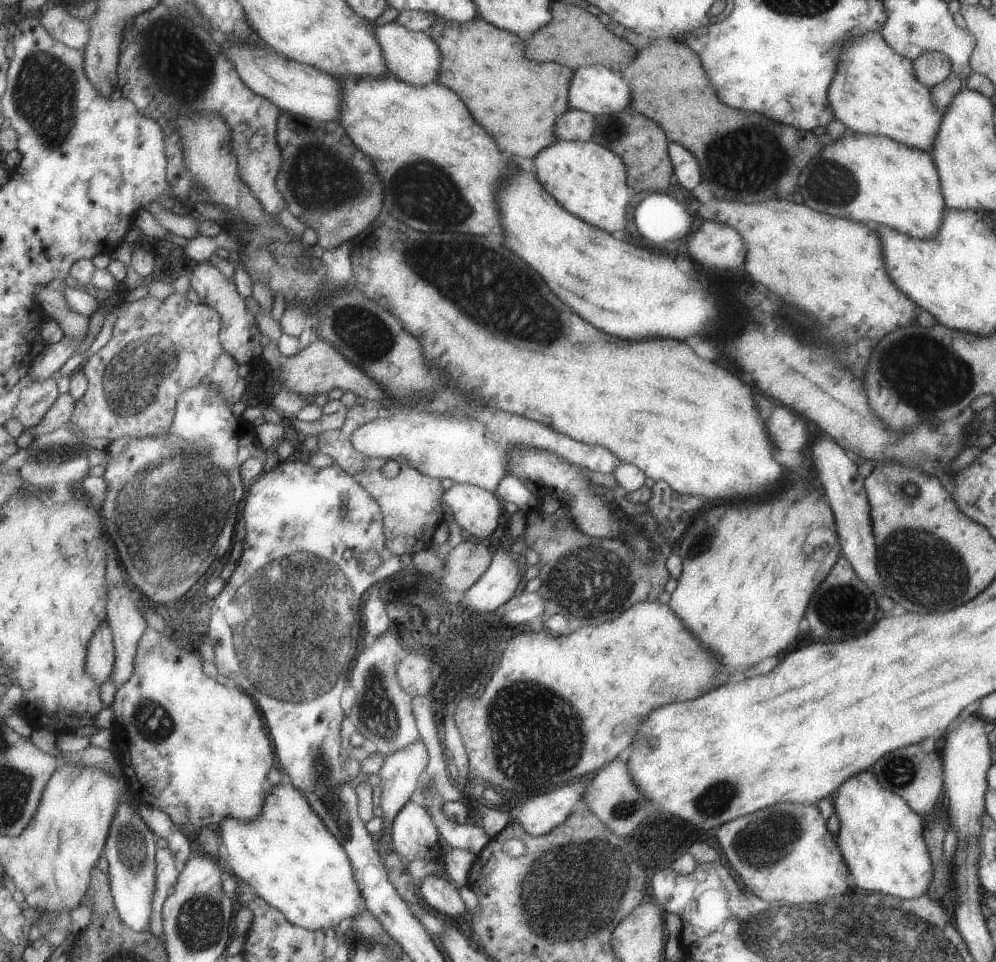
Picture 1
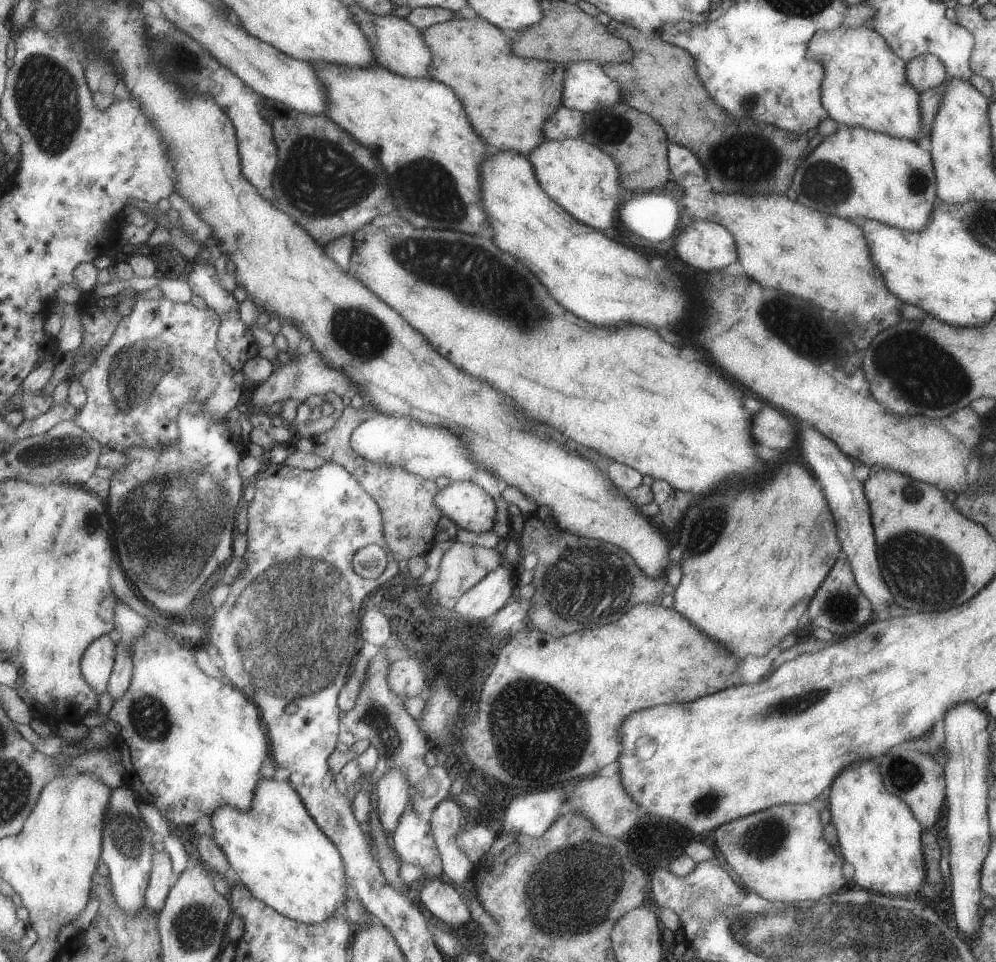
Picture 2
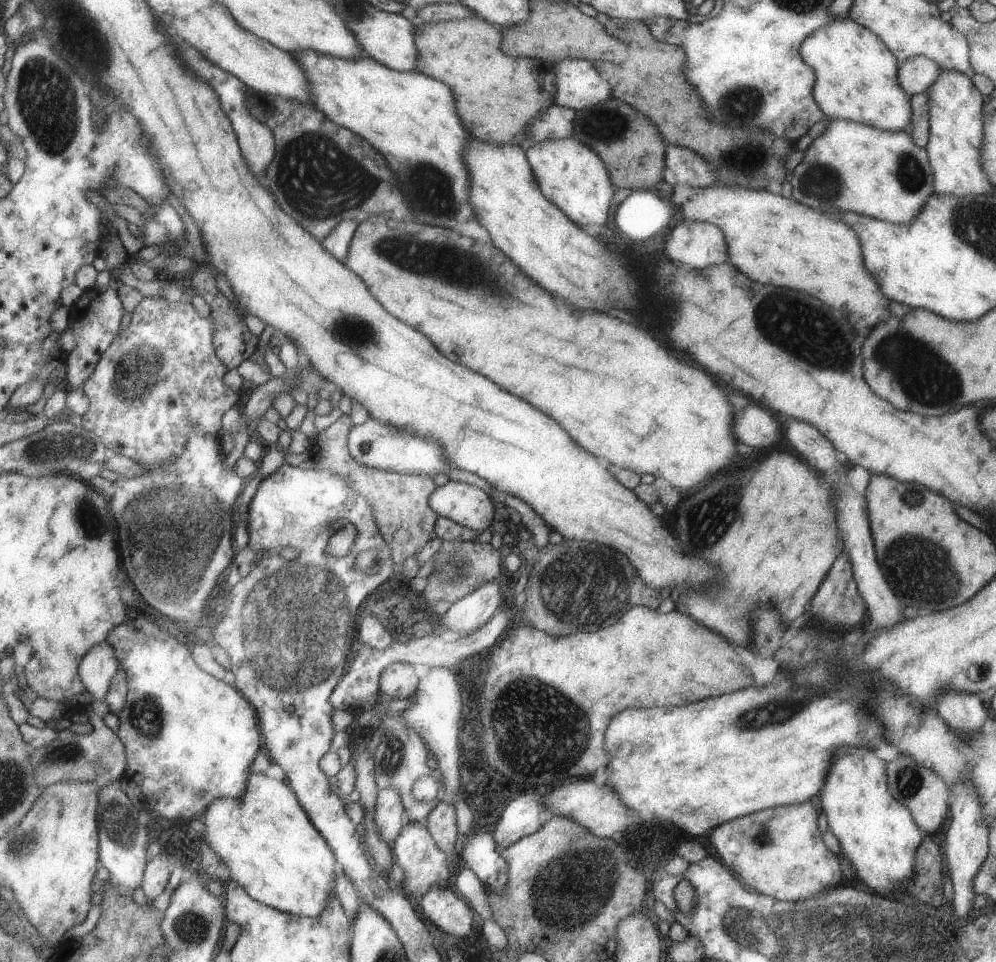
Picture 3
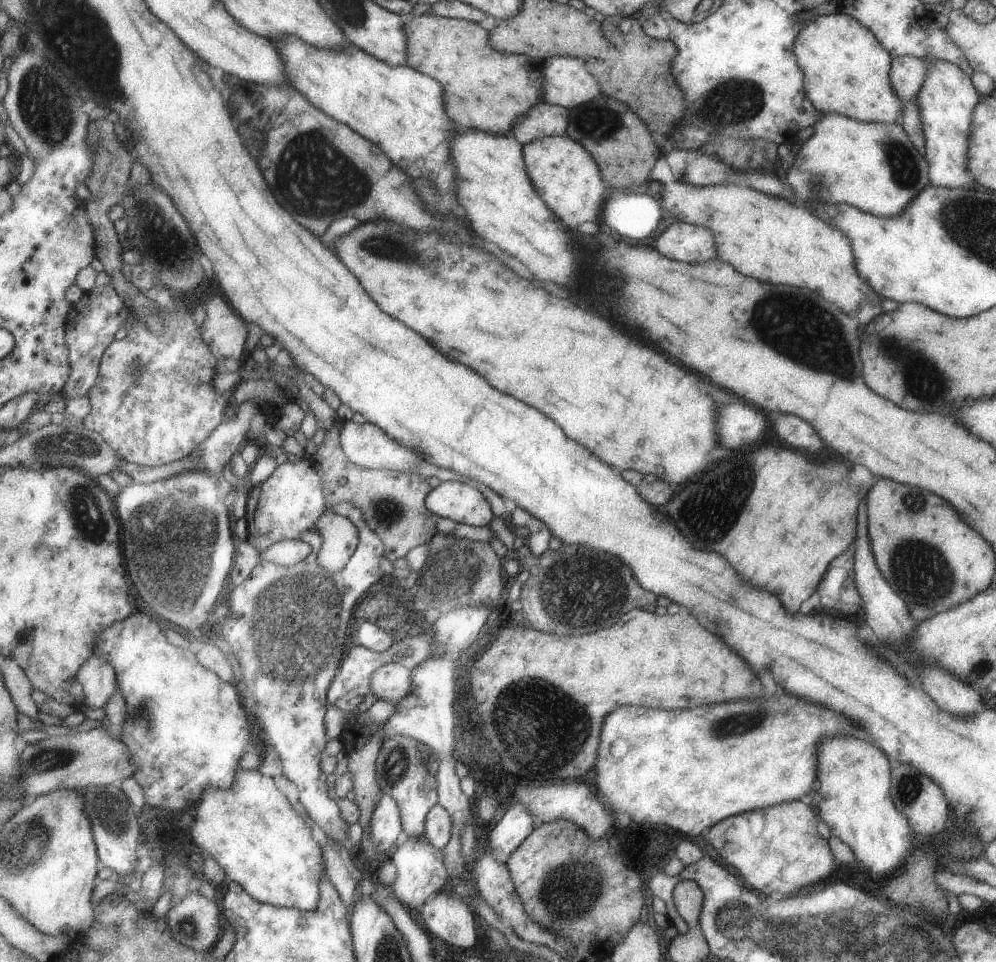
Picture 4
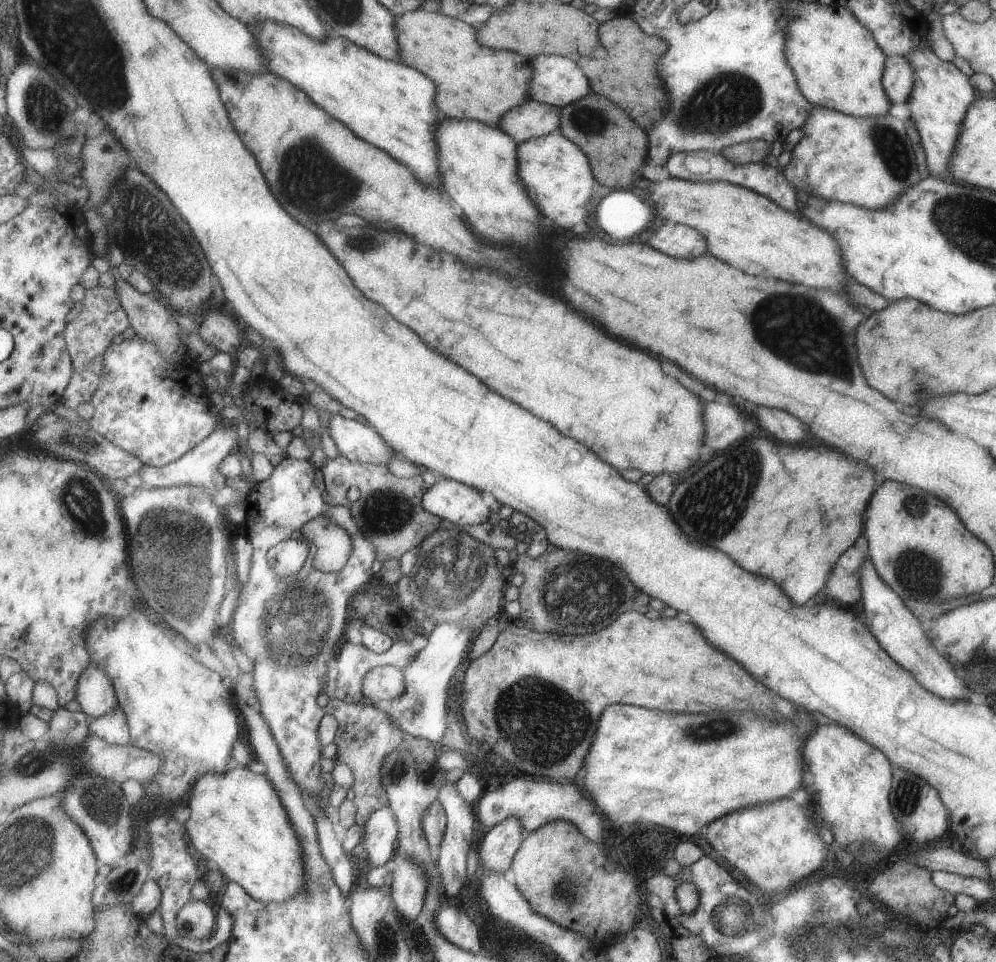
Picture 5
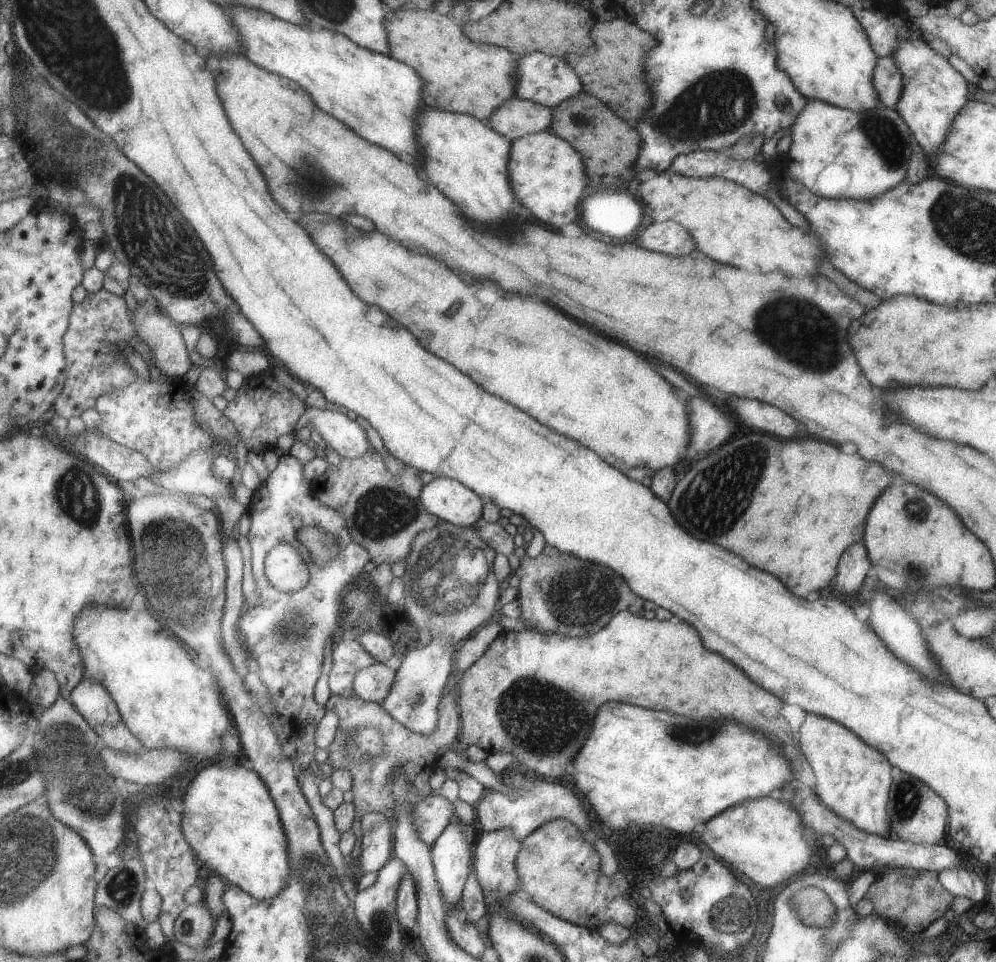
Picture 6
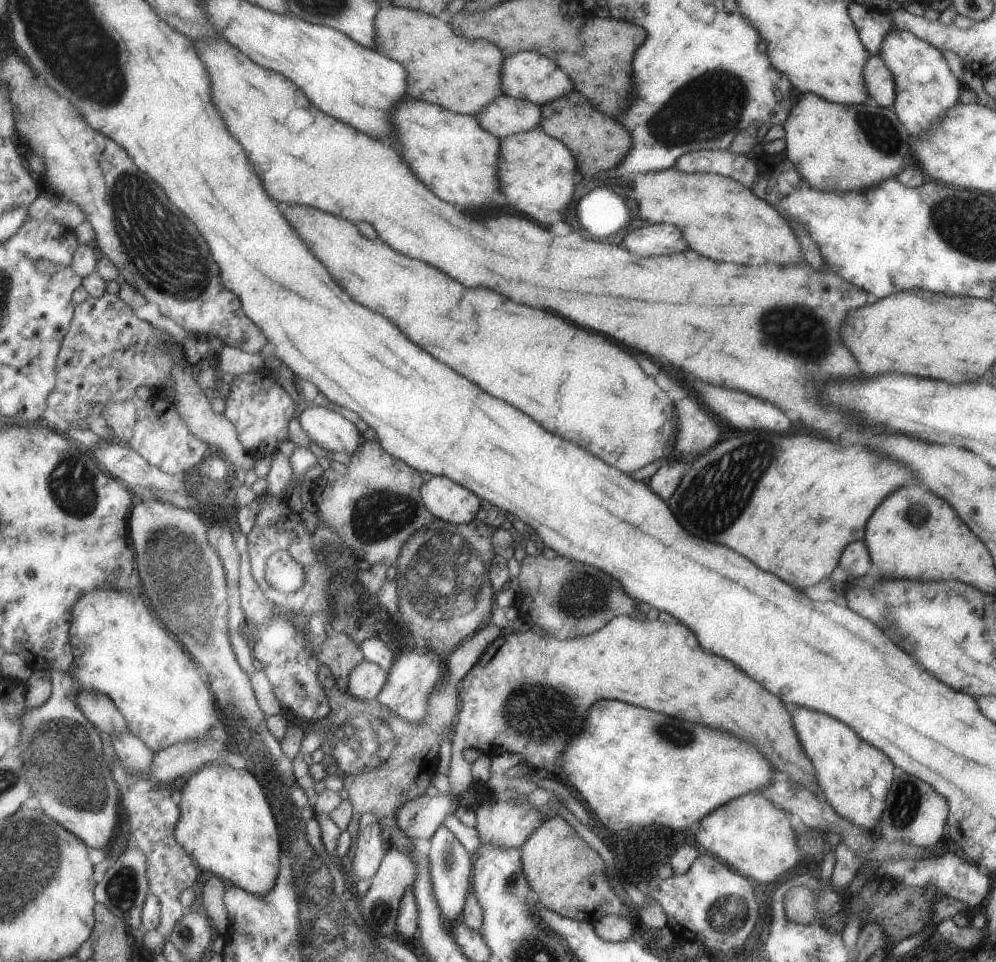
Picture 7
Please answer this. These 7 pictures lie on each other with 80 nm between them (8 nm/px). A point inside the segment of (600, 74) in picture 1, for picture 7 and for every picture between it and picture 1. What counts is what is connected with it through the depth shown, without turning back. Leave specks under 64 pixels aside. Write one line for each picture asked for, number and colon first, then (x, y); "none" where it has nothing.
2: (587, 88)
3: (579, 85)
4: (570, 82)
5: (556, 80)
6: (549, 80)
7: (528, 75)

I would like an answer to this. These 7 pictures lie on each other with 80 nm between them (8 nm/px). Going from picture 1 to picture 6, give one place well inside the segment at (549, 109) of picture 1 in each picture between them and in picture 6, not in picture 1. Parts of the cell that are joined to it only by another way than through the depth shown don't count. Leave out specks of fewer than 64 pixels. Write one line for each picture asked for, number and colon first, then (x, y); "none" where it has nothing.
2: (473, 56)
3: (497, 96)
4: (485, 90)
5: (476, 82)
6: (462, 76)

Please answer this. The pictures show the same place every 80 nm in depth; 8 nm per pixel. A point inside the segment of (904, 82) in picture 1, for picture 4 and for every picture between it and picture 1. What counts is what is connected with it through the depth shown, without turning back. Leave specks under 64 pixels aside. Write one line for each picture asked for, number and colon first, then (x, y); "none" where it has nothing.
2: (863, 84)
3: (854, 73)
4: (845, 70)

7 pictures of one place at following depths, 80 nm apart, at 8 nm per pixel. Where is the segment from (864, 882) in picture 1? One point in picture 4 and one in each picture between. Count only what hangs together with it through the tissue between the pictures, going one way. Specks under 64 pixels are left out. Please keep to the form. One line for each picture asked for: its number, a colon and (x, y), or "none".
2: (878, 837)
3: (878, 836)
4: (853, 799)

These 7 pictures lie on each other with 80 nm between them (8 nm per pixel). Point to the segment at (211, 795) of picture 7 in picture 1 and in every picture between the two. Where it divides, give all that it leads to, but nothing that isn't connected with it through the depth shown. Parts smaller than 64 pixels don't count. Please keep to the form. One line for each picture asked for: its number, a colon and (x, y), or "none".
1: (287, 854)
2: (282, 855)
3: (274, 850)
4: (264, 844)
5: (237, 822)
6: (230, 818)

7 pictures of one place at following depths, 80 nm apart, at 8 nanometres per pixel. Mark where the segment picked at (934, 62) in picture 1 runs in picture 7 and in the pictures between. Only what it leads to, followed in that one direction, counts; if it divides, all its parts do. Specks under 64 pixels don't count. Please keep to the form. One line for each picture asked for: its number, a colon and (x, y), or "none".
2: (924, 71)
3: (916, 73)
4: (906, 73)
5: (896, 80)
6: (887, 82)
7: (878, 83)

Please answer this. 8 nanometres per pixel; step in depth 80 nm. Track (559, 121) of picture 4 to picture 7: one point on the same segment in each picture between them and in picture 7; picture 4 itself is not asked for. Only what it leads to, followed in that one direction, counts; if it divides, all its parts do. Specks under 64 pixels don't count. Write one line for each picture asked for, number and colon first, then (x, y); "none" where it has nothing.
5: (531, 119)
6: (517, 118)
7: (505, 116)

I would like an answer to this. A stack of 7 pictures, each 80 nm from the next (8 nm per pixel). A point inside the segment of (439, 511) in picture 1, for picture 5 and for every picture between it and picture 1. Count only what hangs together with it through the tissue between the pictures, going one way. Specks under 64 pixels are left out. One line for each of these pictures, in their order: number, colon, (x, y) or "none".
2: (407, 501)
3: (401, 503)
4: (394, 504)
5: (390, 511)

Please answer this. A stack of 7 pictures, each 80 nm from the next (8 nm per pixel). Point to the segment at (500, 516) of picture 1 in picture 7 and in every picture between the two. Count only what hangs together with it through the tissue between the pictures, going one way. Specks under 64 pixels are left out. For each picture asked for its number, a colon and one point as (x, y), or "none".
2: (468, 504)
3: (466, 504)
4: (459, 501)
5: (460, 504)
6: (449, 499)
7: (447, 500)

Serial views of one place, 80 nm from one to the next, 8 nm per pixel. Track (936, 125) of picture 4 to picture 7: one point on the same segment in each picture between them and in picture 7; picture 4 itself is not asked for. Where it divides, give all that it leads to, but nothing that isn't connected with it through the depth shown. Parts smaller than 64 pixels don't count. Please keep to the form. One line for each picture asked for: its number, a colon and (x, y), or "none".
5: (940, 93)
6: (933, 92)
7: (924, 86)

